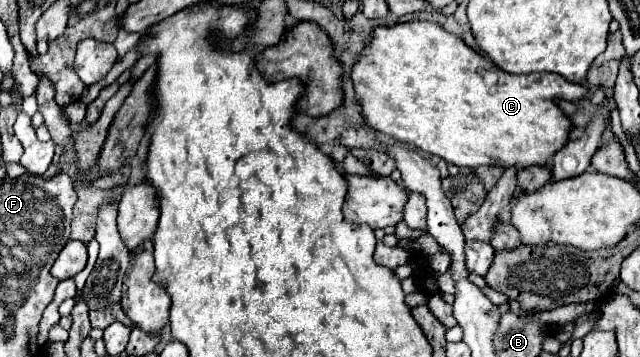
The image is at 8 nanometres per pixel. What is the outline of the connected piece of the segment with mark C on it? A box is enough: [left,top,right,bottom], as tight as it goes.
[350,20,588,168]

